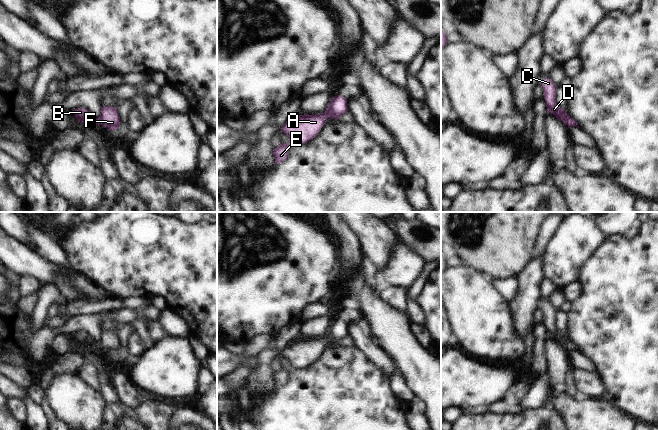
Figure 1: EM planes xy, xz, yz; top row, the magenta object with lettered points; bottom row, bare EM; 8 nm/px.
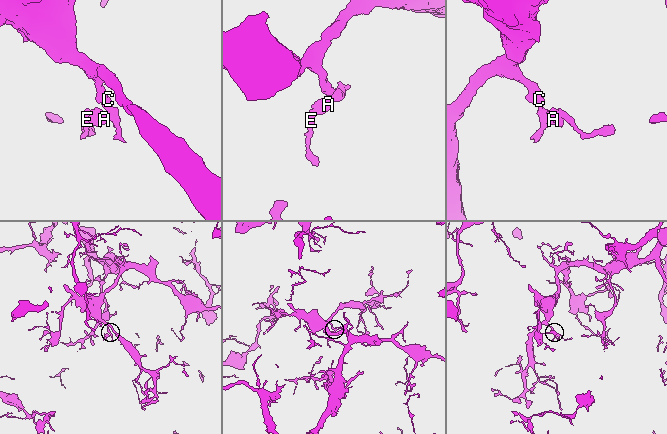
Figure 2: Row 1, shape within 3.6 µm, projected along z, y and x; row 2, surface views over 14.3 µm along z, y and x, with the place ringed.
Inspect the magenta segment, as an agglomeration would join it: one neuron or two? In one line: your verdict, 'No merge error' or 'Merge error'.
No merge error

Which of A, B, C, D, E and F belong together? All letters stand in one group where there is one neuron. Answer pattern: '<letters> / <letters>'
A B C D E F

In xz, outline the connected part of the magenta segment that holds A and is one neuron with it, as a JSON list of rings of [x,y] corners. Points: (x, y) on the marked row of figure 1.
[[[335,95],[329,101],[324,113],[292,117],[281,128],[281,131],[289,137],[289,144],[281,142],[277,148],[273,149],[274,164],[279,164],[287,158],[289,148],[292,145],[302,145],[316,137],[329,118],[339,119],[347,111],[347,99],[340,95]]]

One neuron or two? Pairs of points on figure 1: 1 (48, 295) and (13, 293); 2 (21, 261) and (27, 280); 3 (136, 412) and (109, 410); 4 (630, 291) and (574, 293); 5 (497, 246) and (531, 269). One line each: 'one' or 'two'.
1: two
2: two
3: one
4: two
5: two

